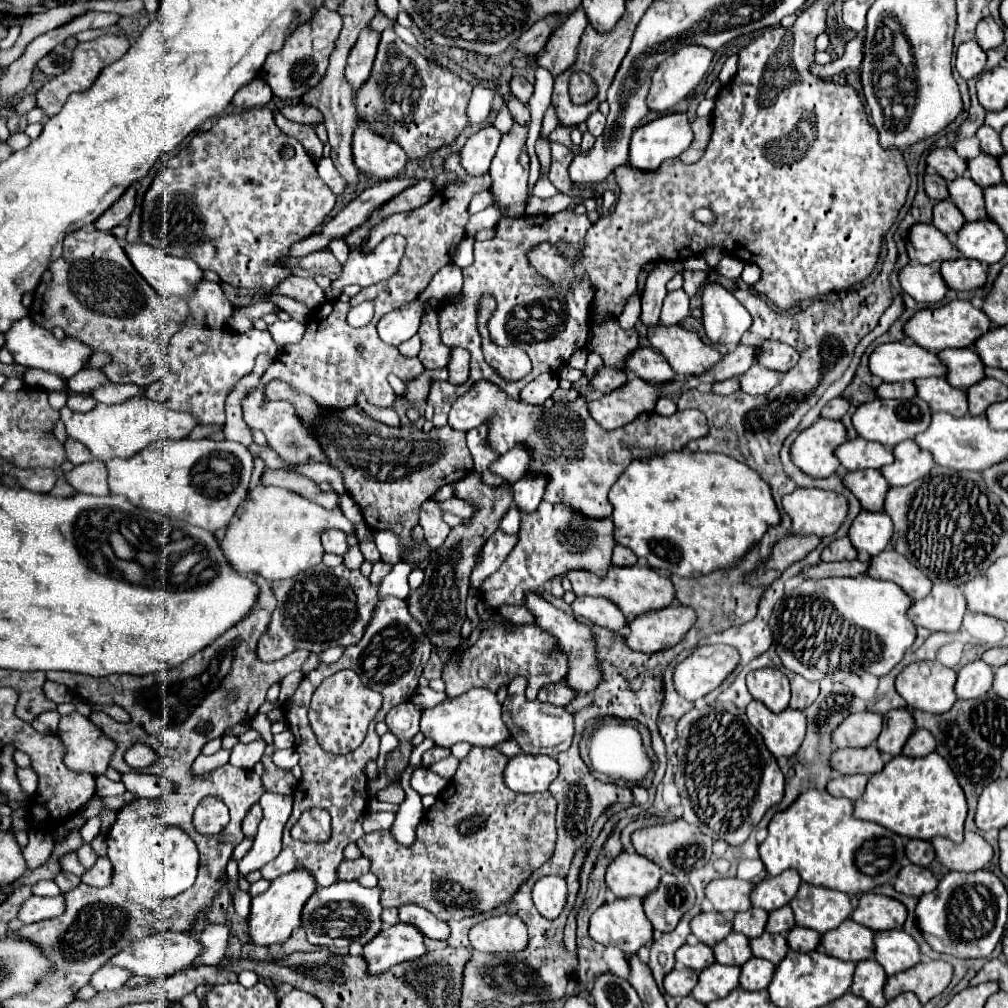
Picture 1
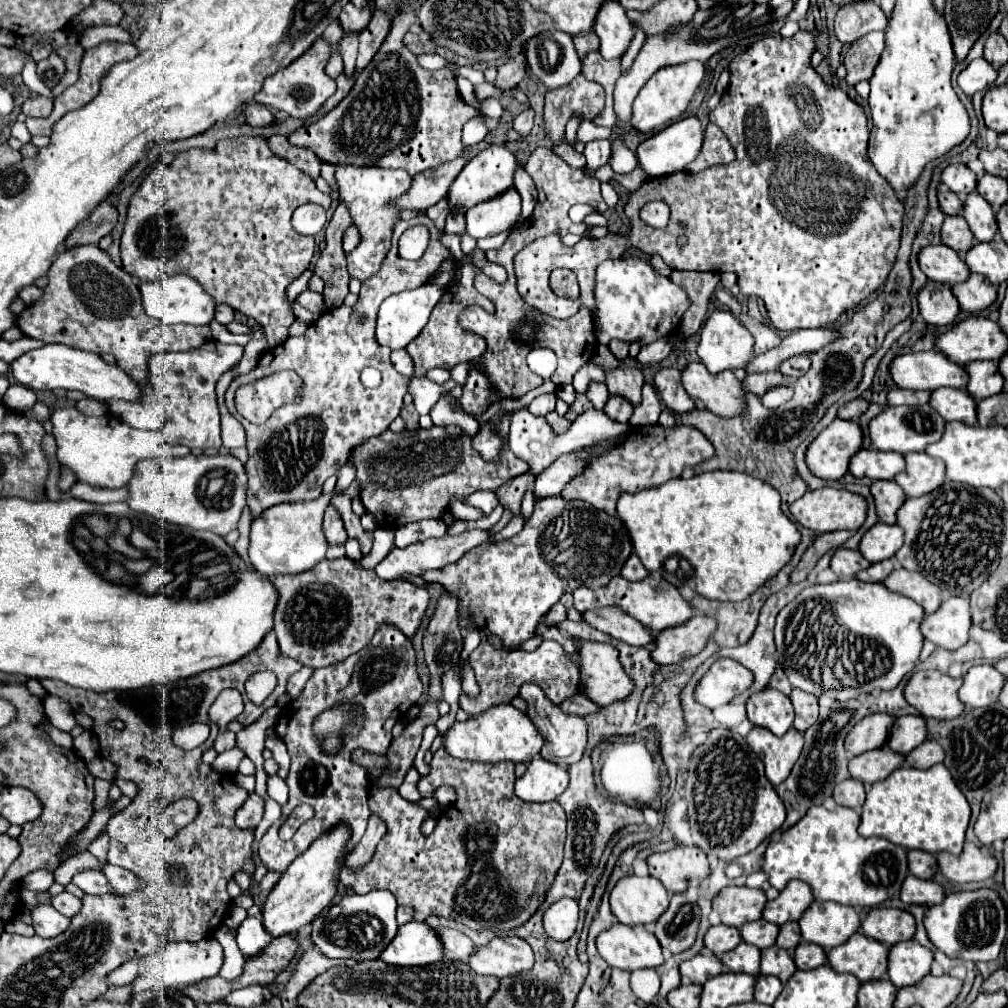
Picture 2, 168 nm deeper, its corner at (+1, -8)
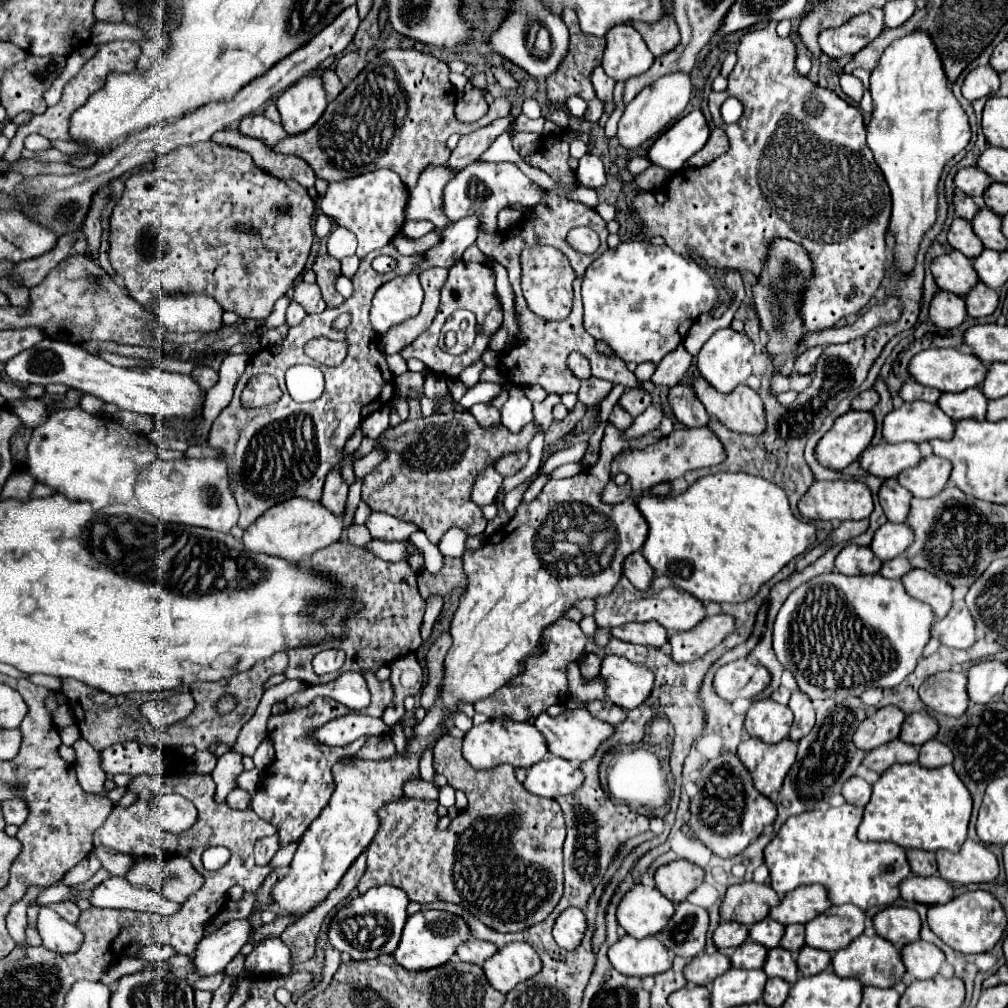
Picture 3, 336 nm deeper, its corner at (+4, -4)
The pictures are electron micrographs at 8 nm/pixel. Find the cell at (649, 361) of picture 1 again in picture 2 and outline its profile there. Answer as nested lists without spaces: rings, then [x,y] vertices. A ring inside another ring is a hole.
[[[675,368],[659,370],[655,376],[655,384],[657,384],[659,396],[663,398],[663,402],[667,404],[667,408],[671,412],[685,414],[685,412],[691,412],[697,408],[681,384],[681,372],[679,370],[675,370]]]

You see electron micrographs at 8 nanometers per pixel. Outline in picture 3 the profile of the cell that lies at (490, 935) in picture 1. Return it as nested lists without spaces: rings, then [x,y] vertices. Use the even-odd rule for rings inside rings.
[[[510,942],[482,964],[488,982],[502,994],[510,992],[518,982],[532,978],[540,972],[538,954],[524,942]]]

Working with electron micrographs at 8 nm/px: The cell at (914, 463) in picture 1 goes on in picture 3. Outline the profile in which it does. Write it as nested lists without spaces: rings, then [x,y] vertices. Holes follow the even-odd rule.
[[[926,456],[916,466],[898,474],[898,482],[916,498],[936,496],[948,482],[952,466],[940,456]]]

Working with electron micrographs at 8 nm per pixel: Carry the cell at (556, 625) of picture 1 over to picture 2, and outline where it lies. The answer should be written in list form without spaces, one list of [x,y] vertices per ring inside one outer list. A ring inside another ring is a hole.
[[[581,642],[579,644],[581,656],[581,682],[585,684],[585,694],[599,706],[609,706],[613,702],[625,700],[633,692],[633,680],[627,676],[623,666],[619,664],[619,652],[611,644],[597,644],[597,642]]]

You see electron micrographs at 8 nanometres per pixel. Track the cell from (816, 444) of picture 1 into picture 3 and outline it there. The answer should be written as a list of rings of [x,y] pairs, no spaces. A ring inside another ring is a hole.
[[[850,410],[834,420],[834,426],[816,444],[816,460],[830,470],[842,472],[868,448],[876,430],[870,412]]]

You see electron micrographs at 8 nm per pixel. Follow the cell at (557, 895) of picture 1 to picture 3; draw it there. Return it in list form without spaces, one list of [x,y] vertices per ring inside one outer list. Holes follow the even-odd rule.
[[[566,908],[554,922],[554,940],[558,946],[566,948],[566,950],[574,950],[580,940],[582,934],[586,930],[586,918],[584,912],[578,908]]]

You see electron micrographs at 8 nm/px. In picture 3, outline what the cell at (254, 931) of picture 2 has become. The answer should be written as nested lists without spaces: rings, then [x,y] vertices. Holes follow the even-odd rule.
[[[264,938],[254,950],[246,956],[246,968],[256,974],[282,974],[288,976],[292,972],[288,946],[280,942],[280,938]]]

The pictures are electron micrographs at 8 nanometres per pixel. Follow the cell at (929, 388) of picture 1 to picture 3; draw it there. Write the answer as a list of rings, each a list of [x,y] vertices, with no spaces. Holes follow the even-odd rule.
[[[968,388],[964,392],[944,392],[938,400],[938,406],[944,414],[948,414],[952,420],[972,418],[972,420],[984,420],[986,418],[986,404],[988,400],[984,394],[980,394],[980,388]]]

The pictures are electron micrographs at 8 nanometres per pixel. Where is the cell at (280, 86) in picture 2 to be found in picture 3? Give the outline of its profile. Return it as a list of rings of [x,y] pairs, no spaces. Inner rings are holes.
[[[306,74],[286,88],[276,106],[282,116],[282,126],[288,134],[300,134],[308,130],[326,110],[328,94],[324,90],[324,80],[320,74]]]

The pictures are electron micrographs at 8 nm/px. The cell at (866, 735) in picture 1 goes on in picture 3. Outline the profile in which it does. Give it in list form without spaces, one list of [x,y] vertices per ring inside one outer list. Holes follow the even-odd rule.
[[[884,706],[870,714],[864,722],[860,722],[858,730],[852,736],[856,748],[868,752],[880,744],[896,740],[900,734],[900,726],[904,722],[904,712],[896,706]]]

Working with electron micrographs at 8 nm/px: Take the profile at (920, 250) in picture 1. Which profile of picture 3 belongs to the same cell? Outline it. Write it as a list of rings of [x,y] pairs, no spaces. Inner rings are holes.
[[[950,250],[948,254],[934,258],[930,270],[940,290],[954,292],[958,296],[968,294],[968,290],[978,284],[978,276],[972,268],[970,258],[966,258],[958,250]]]

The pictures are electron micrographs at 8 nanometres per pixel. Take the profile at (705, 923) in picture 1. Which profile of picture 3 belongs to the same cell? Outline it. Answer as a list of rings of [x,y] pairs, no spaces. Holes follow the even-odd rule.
[[[720,922],[720,926],[712,934],[712,940],[718,948],[724,948],[724,946],[736,948],[744,944],[746,938],[748,938],[748,928],[738,922]]]

